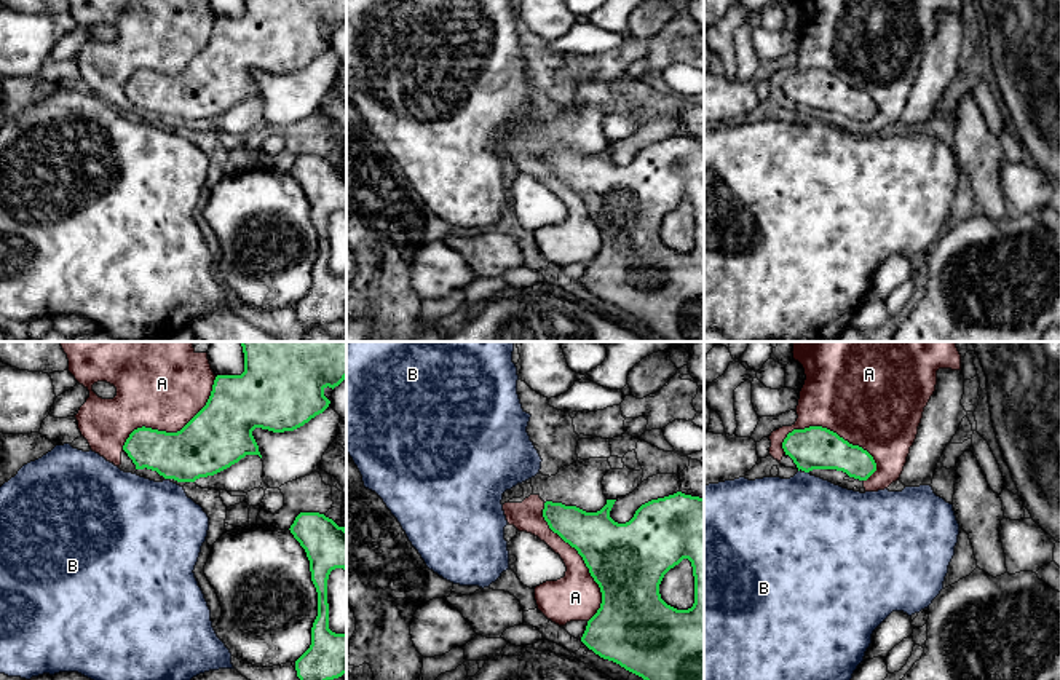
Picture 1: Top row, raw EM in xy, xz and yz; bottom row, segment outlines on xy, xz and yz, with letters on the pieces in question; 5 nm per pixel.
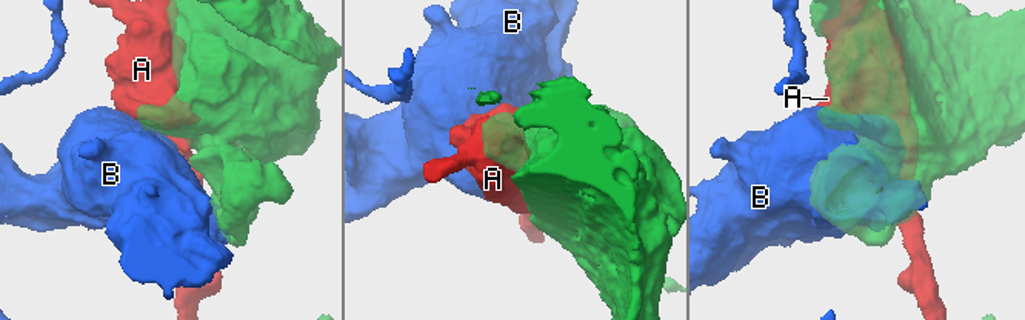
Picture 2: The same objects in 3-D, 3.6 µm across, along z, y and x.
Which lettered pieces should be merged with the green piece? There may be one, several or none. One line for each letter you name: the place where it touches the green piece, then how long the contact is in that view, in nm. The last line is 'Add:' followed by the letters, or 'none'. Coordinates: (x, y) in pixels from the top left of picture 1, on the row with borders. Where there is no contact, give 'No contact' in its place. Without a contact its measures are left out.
Add: none

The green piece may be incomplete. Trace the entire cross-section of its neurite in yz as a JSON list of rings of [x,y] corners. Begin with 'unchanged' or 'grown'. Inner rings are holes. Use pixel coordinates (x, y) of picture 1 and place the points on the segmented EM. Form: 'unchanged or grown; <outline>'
unchanged; [[[822,426],[793,429],[784,439],[782,449],[798,471],[805,472],[837,469],[849,477],[867,480],[876,471],[876,463],[867,450]]]

